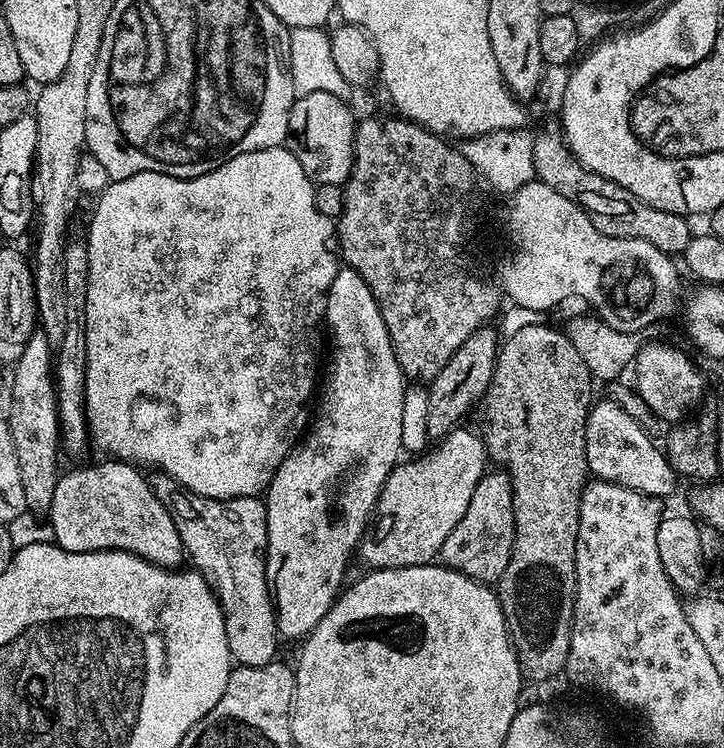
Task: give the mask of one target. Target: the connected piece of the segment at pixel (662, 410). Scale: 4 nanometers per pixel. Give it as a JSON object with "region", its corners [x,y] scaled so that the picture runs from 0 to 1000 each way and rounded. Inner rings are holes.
{"region":[[[914,457],[885,461],[873,487],[874,495],[885,535],[920,567],[935,567],[949,560],[965,540],[975,519],[968,497],[953,485],[949,473]]]}

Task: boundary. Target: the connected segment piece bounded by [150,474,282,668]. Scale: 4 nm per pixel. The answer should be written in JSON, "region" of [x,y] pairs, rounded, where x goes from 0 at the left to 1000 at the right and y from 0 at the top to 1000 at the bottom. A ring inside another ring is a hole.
{"region":[[[211,635],[207,646],[213,660],[229,676],[240,703],[246,703],[246,719],[254,726],[258,747],[264,758],[280,770],[282,777],[304,802],[304,814],[312,832],[312,858],[318,864],[322,884],[330,892],[367,890],[383,881],[381,865],[390,861],[390,852],[381,842],[381,813],[376,807],[373,777],[367,767],[370,745],[370,705],[365,668],[352,663],[330,663],[316,668],[297,668],[275,663],[250,651],[238,636]]]}

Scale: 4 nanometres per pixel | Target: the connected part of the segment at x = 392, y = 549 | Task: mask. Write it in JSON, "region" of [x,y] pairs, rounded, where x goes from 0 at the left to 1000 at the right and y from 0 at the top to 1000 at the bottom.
{"region":[[[641,571],[626,572],[602,600],[548,619],[536,635],[522,675],[526,686],[536,686],[518,691],[517,705],[494,734],[496,747],[503,747],[510,761],[565,759],[595,754],[606,745],[610,725],[638,698],[638,687],[655,666],[655,650],[667,639],[677,615],[667,582]]]}

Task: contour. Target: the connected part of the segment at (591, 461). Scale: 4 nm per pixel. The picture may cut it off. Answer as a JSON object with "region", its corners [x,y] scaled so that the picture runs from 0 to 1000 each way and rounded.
{"region":[[[825,533],[812,547],[807,584],[812,630],[822,640],[865,650],[907,666],[919,666],[932,655],[936,638],[921,608],[859,541],[845,535]]]}

